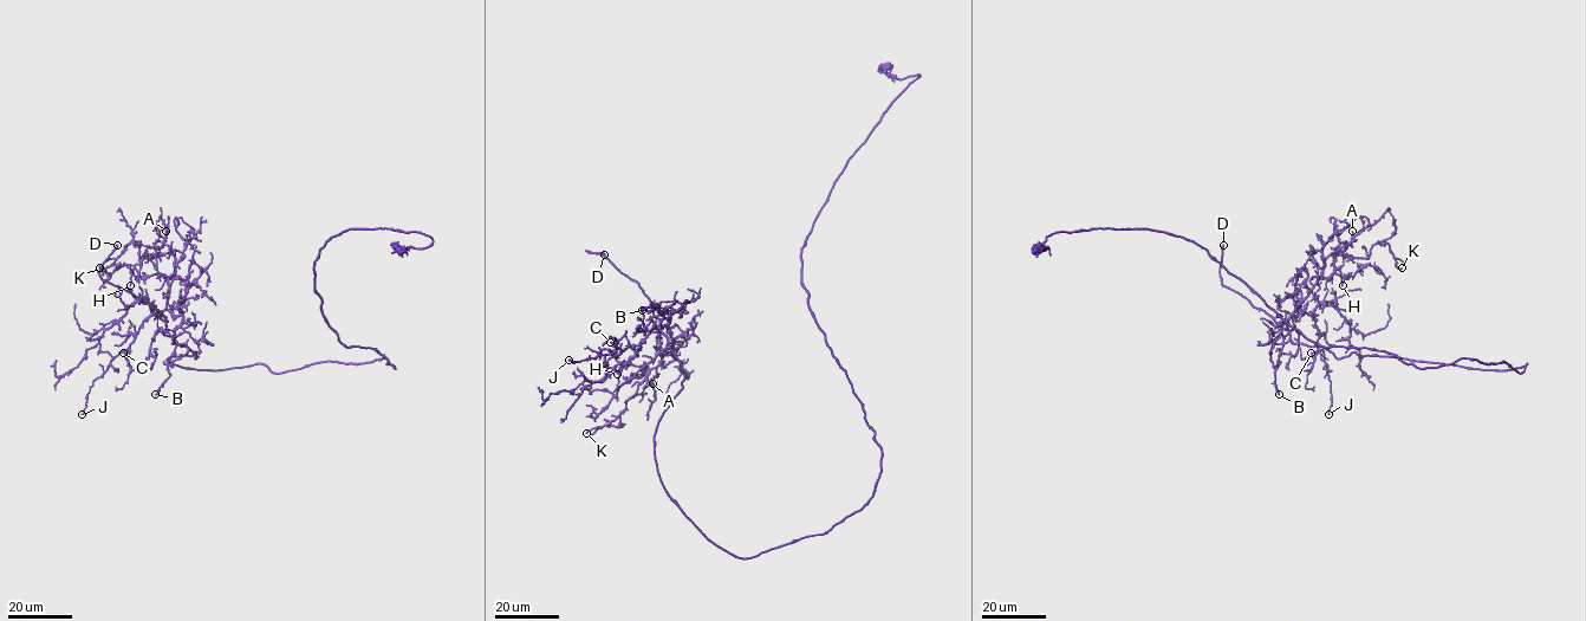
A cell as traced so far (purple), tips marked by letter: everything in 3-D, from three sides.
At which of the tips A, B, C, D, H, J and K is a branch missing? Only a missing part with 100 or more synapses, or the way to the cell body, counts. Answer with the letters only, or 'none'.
D

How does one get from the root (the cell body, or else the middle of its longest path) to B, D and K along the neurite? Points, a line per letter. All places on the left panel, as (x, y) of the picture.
B: (342, 362), (281, 373), (261, 363), (186, 369), (167, 358), (197, 356), (174, 340), (170, 376), (155, 394)
D: (342, 362), (281, 373), (168, 362), (197, 356), (173, 343), (156, 309), (102, 278), (117, 245)
K: (342, 362), (173, 364), (197, 356), (173, 343), (186, 295), (174, 254), (142, 258), (131, 241), (99, 267)

